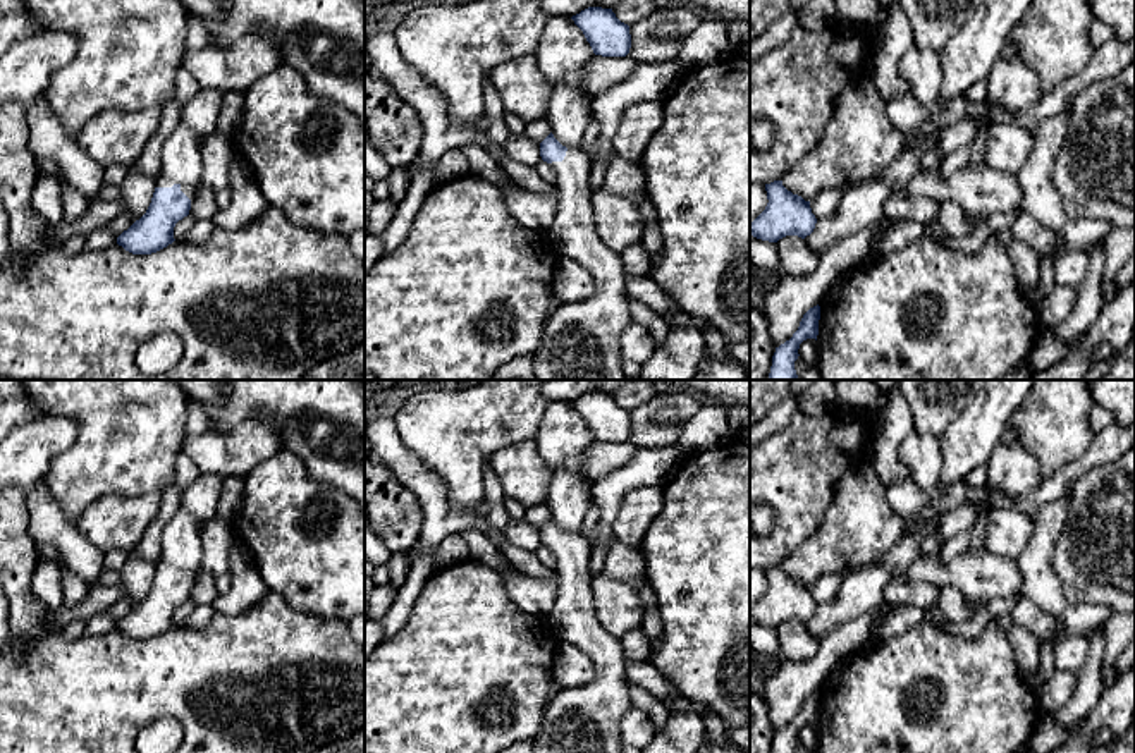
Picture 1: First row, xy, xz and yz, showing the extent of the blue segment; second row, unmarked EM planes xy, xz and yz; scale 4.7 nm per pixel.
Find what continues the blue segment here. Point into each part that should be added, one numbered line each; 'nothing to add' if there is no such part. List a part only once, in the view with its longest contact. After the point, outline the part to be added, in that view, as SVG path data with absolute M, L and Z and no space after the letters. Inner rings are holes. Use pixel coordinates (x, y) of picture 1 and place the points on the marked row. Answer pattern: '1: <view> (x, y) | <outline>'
1: xz (580, 341) | M568 150L562 162L550 165L557 175L557 208L549 229L550 239L561 256L580 263L593 275L597 291L585 301L561 303L547 318L538 349L533 352L537 380L626 380L619 347L621 334L633 323L626 273L621 254L610 251L595 229L588 187L592 162L583 150Z

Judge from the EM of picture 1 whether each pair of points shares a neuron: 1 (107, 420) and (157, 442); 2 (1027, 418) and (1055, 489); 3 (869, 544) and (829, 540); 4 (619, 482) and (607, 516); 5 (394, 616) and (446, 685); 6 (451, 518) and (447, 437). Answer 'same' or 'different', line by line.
1: same
2: different
3: same
4: same
5: different
6: different

